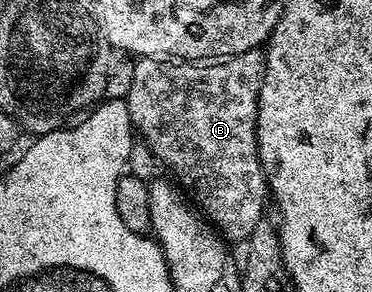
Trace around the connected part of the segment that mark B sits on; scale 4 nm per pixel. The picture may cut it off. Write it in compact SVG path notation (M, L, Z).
M249 49L227 61L189 61L186 57L167 56L139 57L132 66L134 74L131 90L124 98L130 112L131 125L140 137L142 133L141 140L157 160L175 173L173 176L180 182L181 188L193 198L197 208L215 230L227 242L245 242L252 235L256 223L263 220L262 197L264 201L268 193L266 176L262 174L262 164L258 158L256 135L258 92L262 86L262 72L266 70L263 50Z

